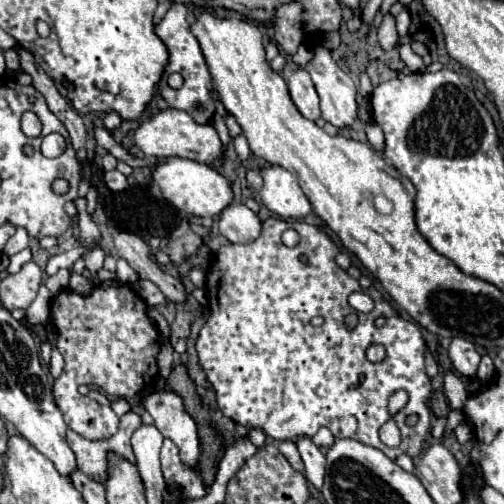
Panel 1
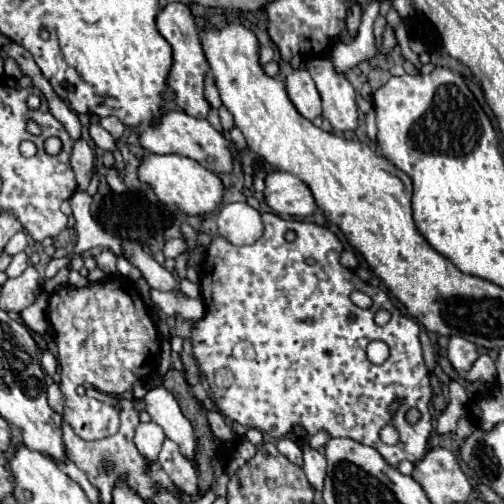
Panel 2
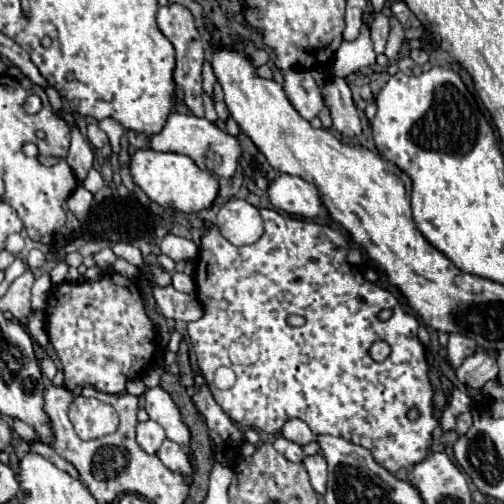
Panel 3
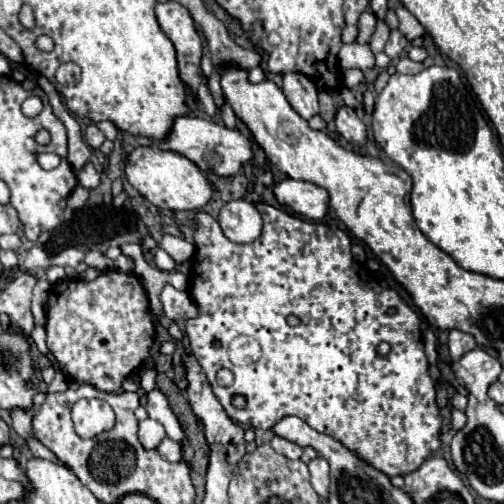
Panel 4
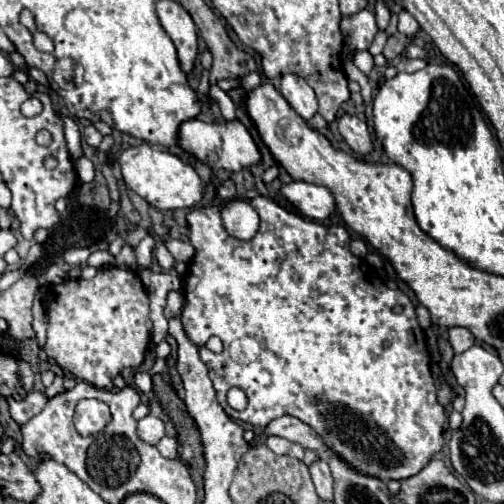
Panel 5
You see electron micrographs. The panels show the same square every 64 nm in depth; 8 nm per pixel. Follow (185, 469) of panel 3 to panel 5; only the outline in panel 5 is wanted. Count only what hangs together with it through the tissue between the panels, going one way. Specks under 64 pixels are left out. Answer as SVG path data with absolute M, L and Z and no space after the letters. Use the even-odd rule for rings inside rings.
M164 436L164 438L158 442L156 448L160 450L160 454L162 454L164 458L178 458L178 442L176 442L176 438Z

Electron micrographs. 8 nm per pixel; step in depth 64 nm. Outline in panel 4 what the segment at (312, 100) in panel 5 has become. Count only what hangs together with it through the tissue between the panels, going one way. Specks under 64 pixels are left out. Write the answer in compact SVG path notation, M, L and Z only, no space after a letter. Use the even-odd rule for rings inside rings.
M288 72L284 74L284 84L282 90L292 104L292 108L304 118L310 120L312 116L318 114L318 88L310 76L298 74L298 72Z

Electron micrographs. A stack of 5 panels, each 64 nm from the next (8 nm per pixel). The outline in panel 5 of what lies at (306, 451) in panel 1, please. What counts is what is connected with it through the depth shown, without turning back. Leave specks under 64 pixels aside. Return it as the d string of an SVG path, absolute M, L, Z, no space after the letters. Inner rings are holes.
M316 460L310 464L310 474L312 474L312 482L316 486L316 492L322 500L332 500L332 474L330 468L324 460Z

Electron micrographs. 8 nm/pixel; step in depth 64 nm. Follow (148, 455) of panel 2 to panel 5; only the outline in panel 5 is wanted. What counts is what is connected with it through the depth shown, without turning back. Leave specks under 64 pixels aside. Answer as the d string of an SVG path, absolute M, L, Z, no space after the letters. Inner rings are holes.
M148 414L146 418L138 420L138 436L140 436L142 442L156 446L160 442L160 438L166 436L166 428L164 428L160 418Z

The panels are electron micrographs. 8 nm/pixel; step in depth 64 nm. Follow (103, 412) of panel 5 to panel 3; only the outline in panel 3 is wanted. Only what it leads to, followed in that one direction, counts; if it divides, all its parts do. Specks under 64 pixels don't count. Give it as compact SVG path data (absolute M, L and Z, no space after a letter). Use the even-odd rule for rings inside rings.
M74 398L70 404L70 416L68 418L70 418L76 434L82 440L100 438L100 436L116 432L116 428L118 428L118 416L116 416L114 408L110 404L100 404L96 398Z

